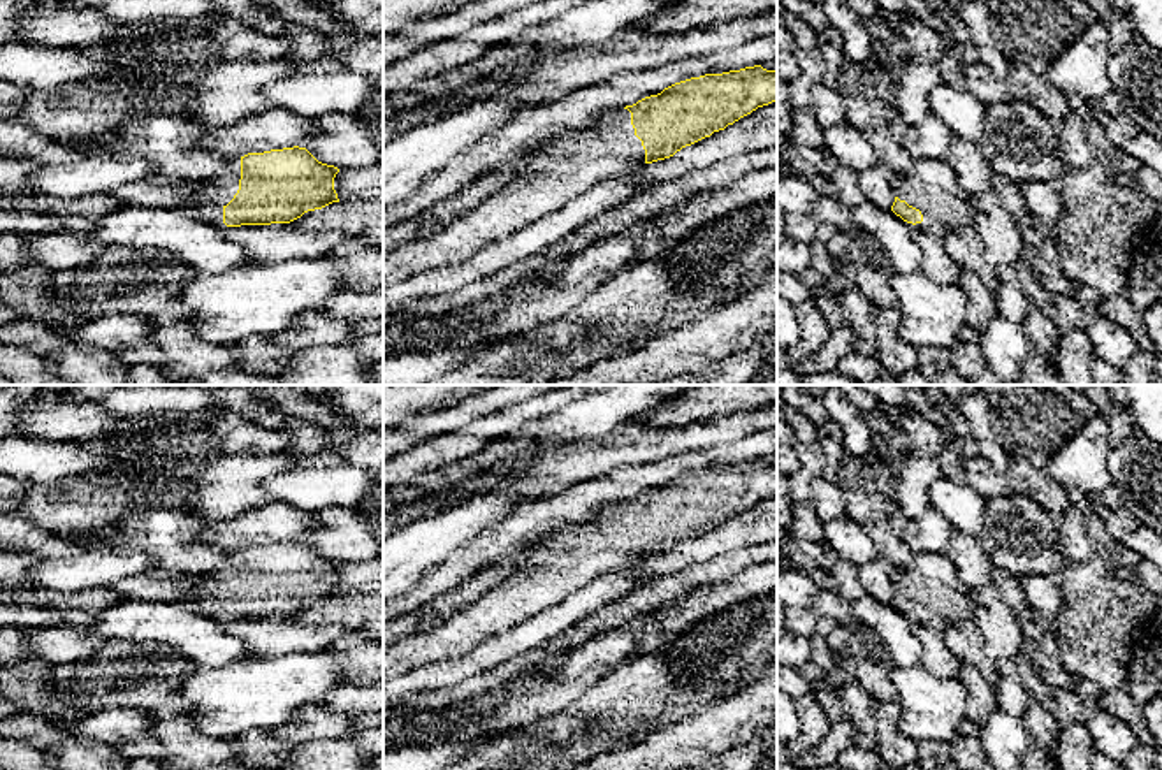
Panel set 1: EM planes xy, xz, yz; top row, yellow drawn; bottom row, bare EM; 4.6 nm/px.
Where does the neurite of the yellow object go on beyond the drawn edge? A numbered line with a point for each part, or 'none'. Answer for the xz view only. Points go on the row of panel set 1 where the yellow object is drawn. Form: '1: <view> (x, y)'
1: xz (565, 167)

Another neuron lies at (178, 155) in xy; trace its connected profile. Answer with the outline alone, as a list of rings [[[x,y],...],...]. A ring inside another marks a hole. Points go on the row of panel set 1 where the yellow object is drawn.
[[[171,113],[134,118],[125,128],[95,149],[144,158],[153,176],[206,181],[227,171],[230,160],[202,149],[204,128]]]

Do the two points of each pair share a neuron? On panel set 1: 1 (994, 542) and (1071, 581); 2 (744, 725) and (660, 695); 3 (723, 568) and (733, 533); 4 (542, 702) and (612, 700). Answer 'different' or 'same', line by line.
1: different
2: different
3: different
4: different

